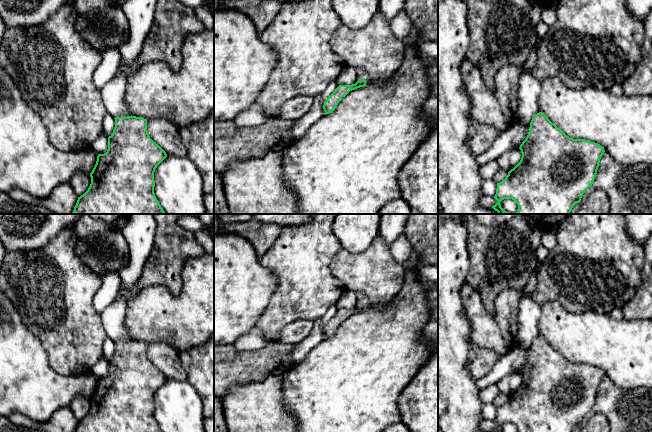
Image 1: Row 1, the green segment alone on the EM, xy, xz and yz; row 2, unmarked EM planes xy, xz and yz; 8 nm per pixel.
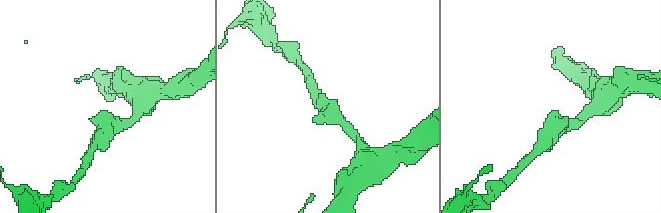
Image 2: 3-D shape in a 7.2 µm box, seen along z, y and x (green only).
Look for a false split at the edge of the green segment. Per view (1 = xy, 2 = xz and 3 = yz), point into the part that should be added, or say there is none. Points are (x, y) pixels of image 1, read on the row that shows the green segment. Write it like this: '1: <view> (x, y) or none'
1: none
2: none
3: none

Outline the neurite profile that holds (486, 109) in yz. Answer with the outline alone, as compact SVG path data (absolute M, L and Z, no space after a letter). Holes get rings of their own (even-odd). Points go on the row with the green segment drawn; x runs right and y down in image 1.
M474 65L470 71L465 72L463 74L463 81L471 102L472 117L480 124L494 126L501 132L507 131L509 125L507 124L502 107L495 97L495 94L486 88L478 67Z

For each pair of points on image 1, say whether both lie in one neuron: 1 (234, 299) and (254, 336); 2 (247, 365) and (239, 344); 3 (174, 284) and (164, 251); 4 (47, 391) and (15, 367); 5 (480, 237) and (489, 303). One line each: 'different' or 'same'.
1: different
2: different
3: same
4: same
5: same

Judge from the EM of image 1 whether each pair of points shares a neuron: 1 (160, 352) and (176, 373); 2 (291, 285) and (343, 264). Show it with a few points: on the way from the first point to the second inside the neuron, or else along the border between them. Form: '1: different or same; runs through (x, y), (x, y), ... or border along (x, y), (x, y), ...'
1: same; runs through (164, 357), (172, 368)
2: different; border along (341, 248), (330, 271), (344, 289)

